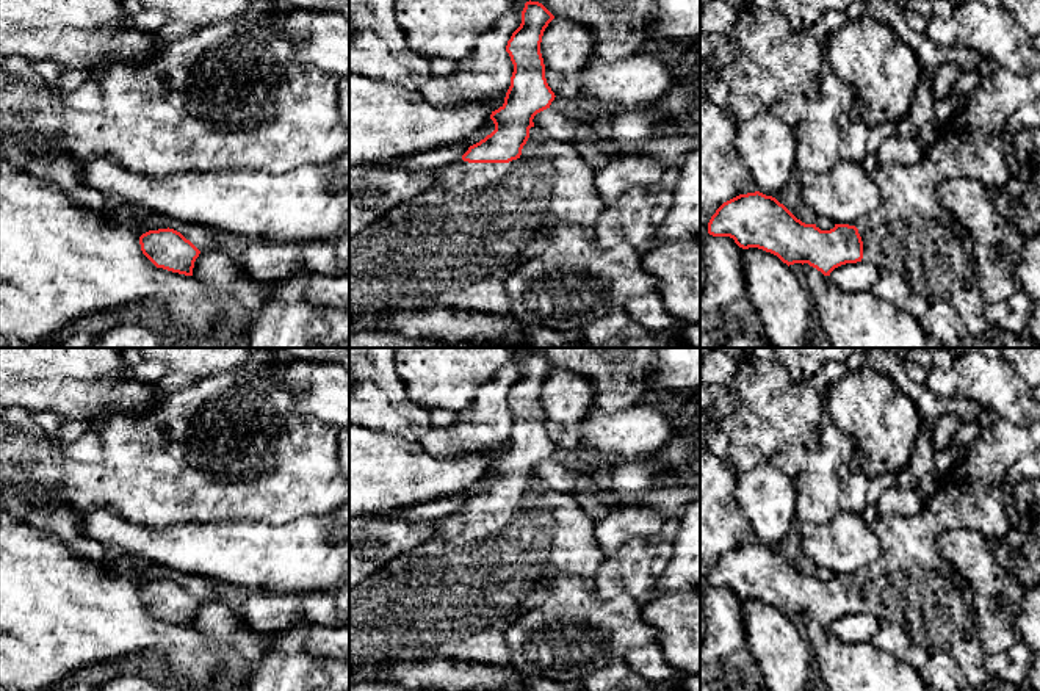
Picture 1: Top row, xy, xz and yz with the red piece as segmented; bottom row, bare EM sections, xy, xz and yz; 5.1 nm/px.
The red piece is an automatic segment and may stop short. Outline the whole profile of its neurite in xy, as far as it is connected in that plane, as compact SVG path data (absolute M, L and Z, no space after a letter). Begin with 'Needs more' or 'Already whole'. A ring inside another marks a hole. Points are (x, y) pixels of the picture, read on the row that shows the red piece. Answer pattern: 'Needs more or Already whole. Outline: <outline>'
Already whole. Outline: M174 229L149 230L139 237L143 254L157 266L193 276L200 251Z

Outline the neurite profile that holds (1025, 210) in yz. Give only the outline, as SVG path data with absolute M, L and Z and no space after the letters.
M1040 155L1032 157L1032 174L1020 196L998 191L996 210L1024 235L1040 235Z

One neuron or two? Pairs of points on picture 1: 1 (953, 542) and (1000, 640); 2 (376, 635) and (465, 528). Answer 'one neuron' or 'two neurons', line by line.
1: one neuron
2: one neuron

